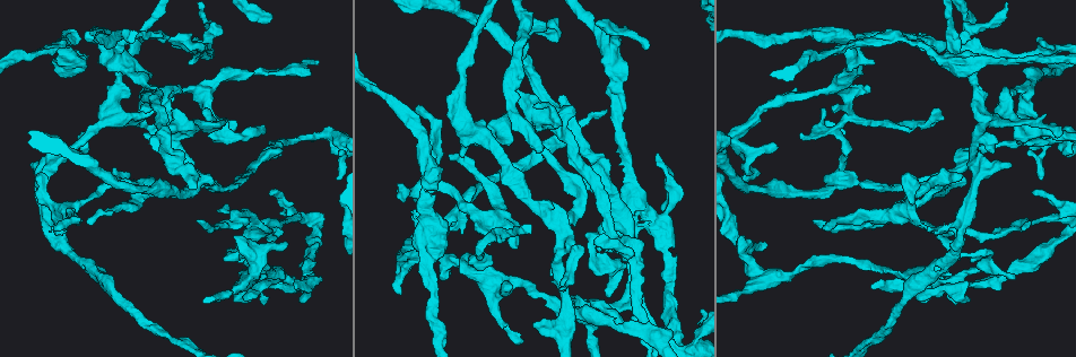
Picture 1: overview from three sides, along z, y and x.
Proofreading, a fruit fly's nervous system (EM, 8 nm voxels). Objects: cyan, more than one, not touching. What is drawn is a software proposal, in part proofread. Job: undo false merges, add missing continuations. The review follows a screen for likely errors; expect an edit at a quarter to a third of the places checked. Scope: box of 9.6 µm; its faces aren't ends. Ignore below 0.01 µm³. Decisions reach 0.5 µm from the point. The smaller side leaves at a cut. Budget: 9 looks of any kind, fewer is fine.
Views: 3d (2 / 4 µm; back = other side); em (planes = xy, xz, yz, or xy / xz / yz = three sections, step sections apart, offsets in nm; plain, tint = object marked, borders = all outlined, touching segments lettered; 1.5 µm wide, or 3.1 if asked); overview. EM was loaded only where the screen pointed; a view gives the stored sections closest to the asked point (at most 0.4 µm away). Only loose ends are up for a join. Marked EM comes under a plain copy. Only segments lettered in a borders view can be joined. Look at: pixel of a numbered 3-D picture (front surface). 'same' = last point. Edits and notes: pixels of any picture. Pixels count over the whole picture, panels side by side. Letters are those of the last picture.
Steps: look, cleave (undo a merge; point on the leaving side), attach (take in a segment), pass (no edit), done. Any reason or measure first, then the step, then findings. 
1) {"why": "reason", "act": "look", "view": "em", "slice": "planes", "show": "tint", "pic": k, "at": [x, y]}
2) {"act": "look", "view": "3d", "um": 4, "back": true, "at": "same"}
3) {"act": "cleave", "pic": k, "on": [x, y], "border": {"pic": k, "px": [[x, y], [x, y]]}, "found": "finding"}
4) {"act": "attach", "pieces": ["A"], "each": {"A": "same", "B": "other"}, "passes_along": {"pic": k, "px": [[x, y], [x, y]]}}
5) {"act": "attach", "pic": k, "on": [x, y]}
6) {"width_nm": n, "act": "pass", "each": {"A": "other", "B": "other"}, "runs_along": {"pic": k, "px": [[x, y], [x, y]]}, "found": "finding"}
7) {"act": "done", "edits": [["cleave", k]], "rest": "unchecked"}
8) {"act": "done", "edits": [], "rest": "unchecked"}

{"why": "branch stops here", "act": "look", "view": "3d", "um": 2, "pic": 1, "at": [146, 133]}

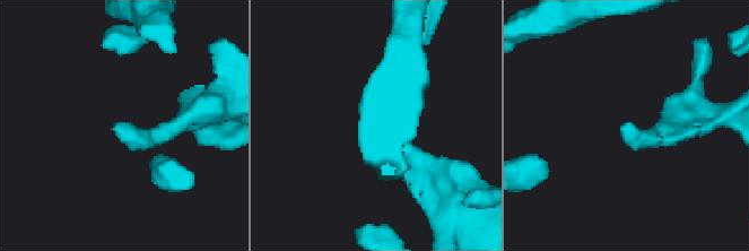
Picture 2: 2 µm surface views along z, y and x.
{"why": "need the tissue", "act": "look", "view": "em", "slice": "xy", "step": 4, "show": "borders", "pic": 2, "at": [117, 126]}

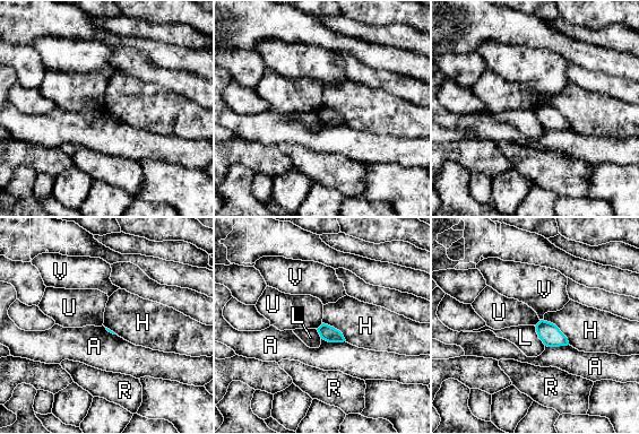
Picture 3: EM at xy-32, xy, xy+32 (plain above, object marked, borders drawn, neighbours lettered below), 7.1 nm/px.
{"act": "look", "view": "em", "slice": "planes", "show": "borders", "at": "same"}

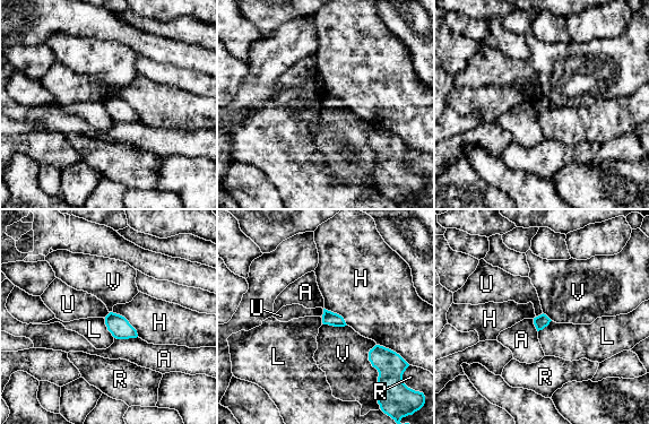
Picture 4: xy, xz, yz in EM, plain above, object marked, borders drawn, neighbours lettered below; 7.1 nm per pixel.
{"act": "pass", "each": {"A": "other", "H": "other", "L": "other", "R": "other", "U": "other", "V": "other"}, "found": "no lettered segment goes on from it"}

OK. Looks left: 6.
{"why": "sharp bend", "act": "look", "view": "3d", "um": 4, "pic": 1, "at": [840, 177]}

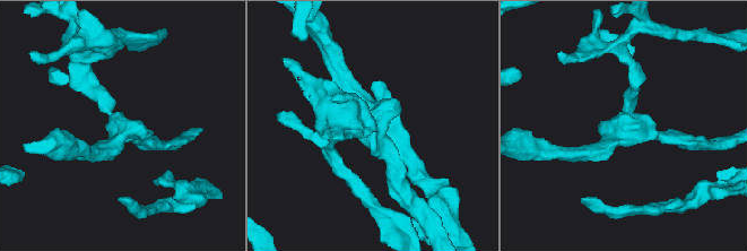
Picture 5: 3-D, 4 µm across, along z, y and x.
{"act": "look", "view": "em", "slice": "planes", "show": "tint", "pic": 5, "at": [628, 121]}

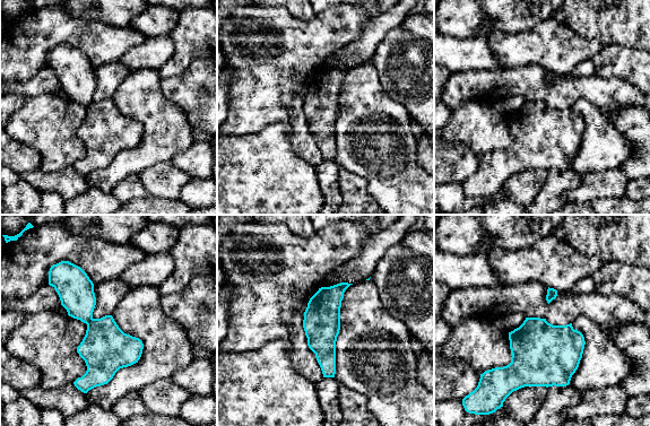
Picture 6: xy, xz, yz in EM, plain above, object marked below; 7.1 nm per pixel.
{"why": "see the neighbours", "act": "look", "view": "em", "slice": "planes", "show": "borders", "at": "same"}

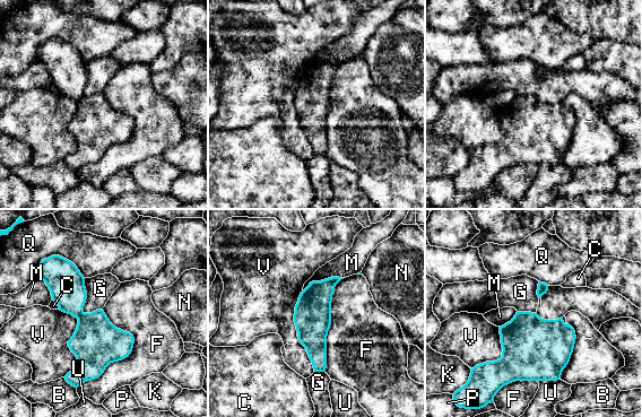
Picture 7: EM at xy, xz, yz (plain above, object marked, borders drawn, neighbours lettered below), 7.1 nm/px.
{"act": "cleave", "pic": 7, "on": [96, 342], "each": {"B": "other", "C": "other", "F": "other", "G": "other", "K": "other", "M": "other", "N": "other", "P": "other", "Q": "other", "U": "other", "V": "other"}, "border": {"pic": 7, "px": [[83, 312], [77, 318]]}, "found": "two neurons meet here"}

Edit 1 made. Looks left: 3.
{"why": "a narrow waist", "act": "look", "view": "em", "slice": "xz", "step": 4, "show": "borders", "pic": 1, "at": [423, 189]}

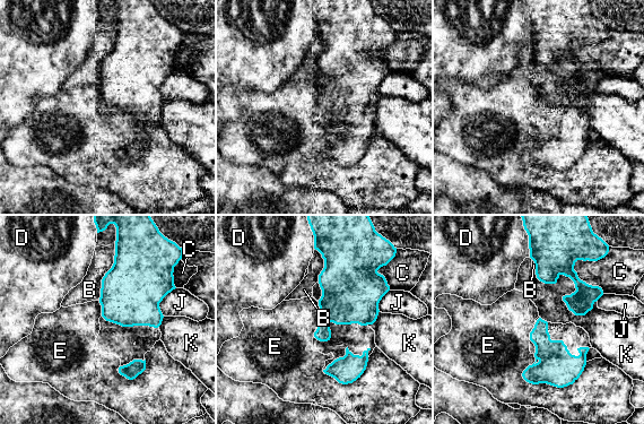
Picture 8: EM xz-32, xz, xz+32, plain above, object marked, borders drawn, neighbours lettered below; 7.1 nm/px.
{"longest_contact_nm": ["K", 500], "act": "pass", "each": {"B": "other", "C": "other", "D": "other", "E": "other", "J": "other", "K": "other"}, "border": {"pic": 8, "px": [[534, 269], [593, 308]]}, "found": "all the same neuron"}

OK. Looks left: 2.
{"why": "free end", "act": "look", "view": "em", "slice": "planes", "show": "borders", "pic": 1, "at": [399, 294]}

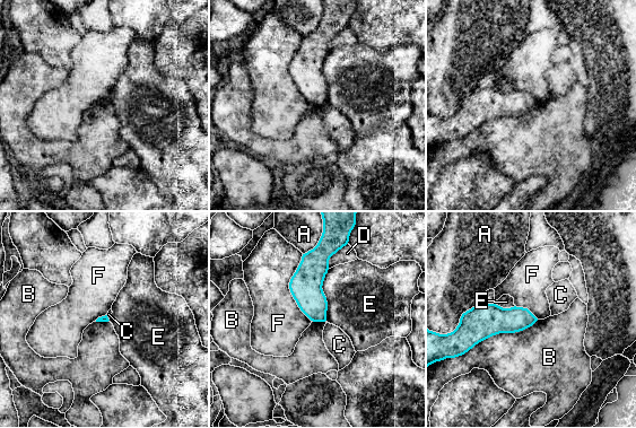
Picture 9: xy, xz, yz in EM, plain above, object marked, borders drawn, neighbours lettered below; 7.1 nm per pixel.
{"act": "pass", "each": {"A": "other", "B": "other", "C": "other", "D": "other", "E": "other", "F": "other"}, "border": {"pic": 9, "px": [[538, 320], [493, 334], [463, 354]]}, "found": "none of them fits"}

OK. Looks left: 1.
{"act": "done", "edits": [["cleave", 7]], "rest": "unchecked"}

